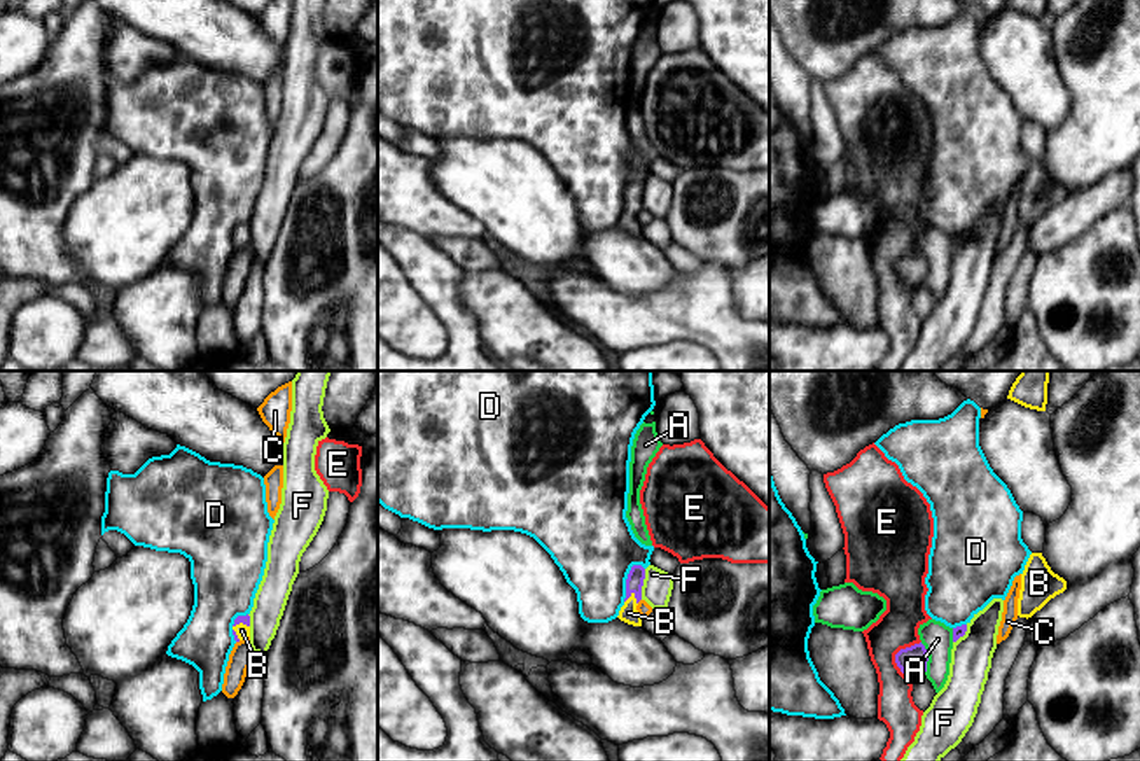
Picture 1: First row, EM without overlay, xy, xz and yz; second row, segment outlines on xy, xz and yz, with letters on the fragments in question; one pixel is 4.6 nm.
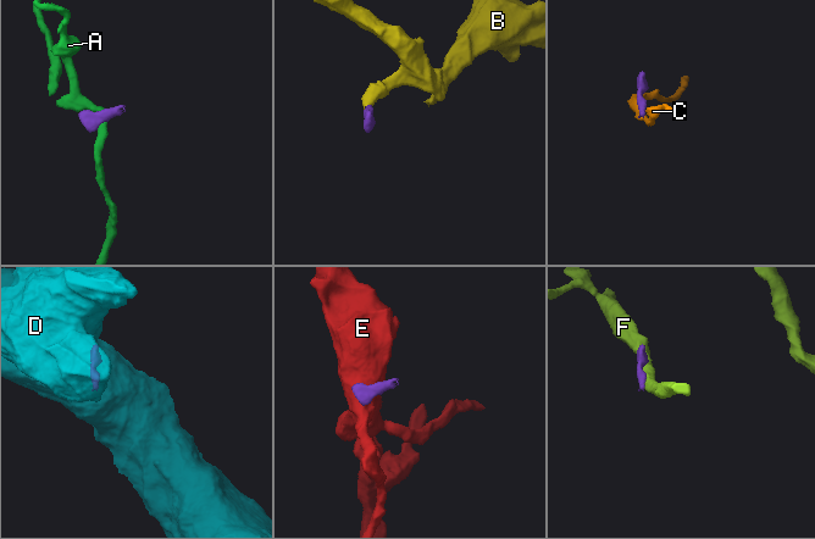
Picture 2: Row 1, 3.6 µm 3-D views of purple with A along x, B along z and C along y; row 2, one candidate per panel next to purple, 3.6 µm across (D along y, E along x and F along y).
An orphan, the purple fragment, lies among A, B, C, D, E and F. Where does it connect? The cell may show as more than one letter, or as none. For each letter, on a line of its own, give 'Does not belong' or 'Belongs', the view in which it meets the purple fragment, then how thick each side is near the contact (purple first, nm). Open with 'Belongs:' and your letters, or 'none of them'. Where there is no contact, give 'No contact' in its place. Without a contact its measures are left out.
Belongs: B
A: Does not belong. Touches purple in yz. Thickness 130 nm (purple) against 140 nm
B: Belongs. Touches purple in xz. Thickness 80 nm (purple) against 90 nm
C: Does not belong. Touches purple in xz. Thickness 80 nm (purple) against 70 nm
D: Does not belong. Touches purple in xz. Thickness 80 nm (purple) against 380 nm
E: Does not belong. Touches purple in yz. Thickness 130 nm (purple) against 190 nm
F: Does not belong. Touches purple in xz. Thickness 80 nm (purple) against 140 nm

